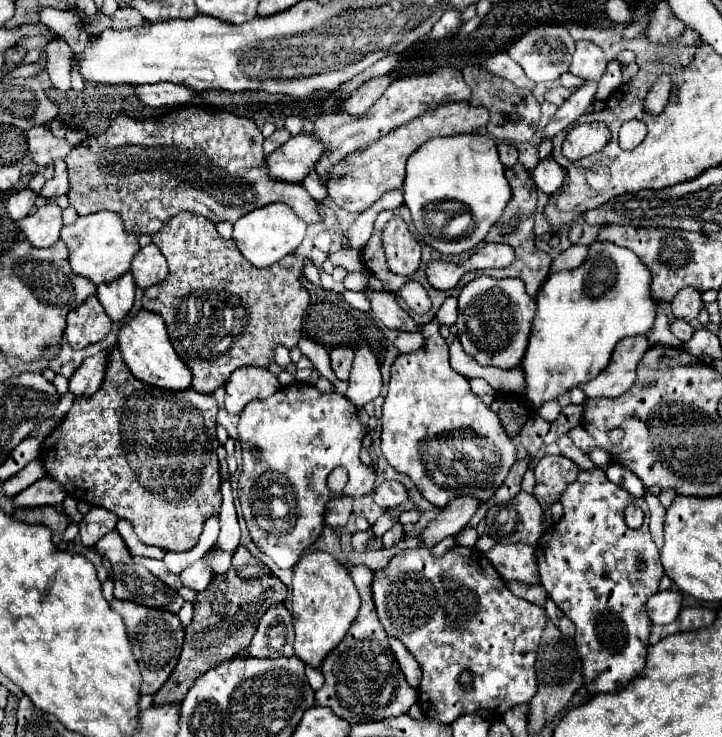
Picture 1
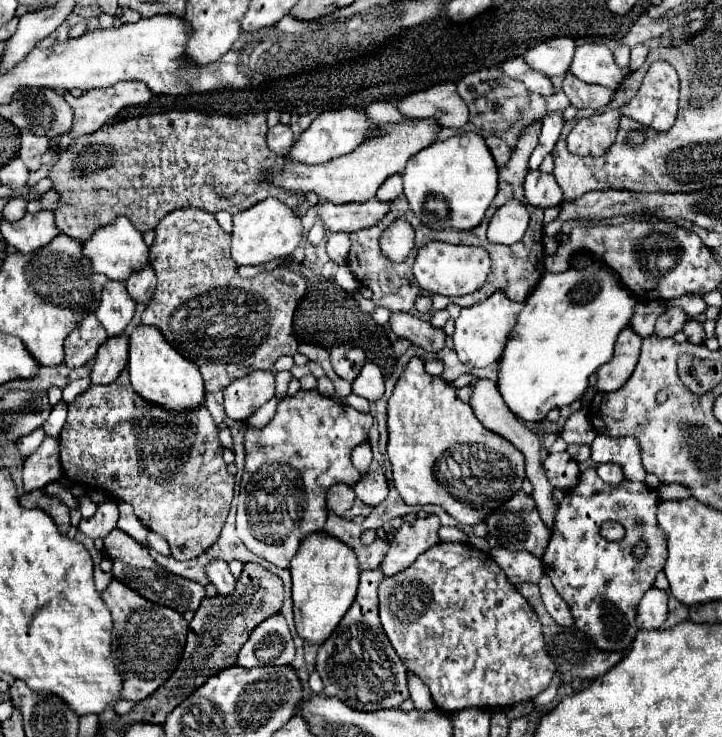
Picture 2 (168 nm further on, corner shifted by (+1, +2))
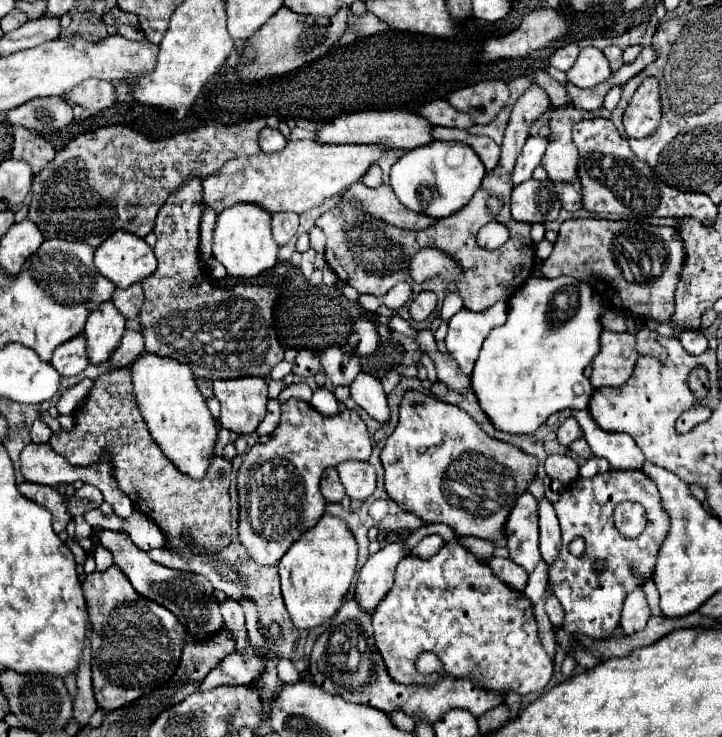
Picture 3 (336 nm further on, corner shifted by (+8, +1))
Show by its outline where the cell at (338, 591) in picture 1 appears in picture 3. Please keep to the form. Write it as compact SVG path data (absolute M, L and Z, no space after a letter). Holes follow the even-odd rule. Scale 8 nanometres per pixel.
M324 513L320 521L292 545L292 549L288 549L278 563L278 571L282 597L296 629L310 631L336 615L354 579L356 555L358 545L346 523L328 513Z

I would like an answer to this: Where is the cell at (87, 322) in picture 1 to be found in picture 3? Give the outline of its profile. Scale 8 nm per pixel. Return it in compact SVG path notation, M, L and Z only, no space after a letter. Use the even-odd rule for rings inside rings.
M74 337L72 341L56 347L50 363L64 377L82 373L88 367L88 347L84 345L84 337Z

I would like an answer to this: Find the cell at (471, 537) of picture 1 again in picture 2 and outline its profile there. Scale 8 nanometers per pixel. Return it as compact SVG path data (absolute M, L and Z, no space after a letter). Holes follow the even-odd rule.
M439 528L439 542L465 542L467 536L459 528Z

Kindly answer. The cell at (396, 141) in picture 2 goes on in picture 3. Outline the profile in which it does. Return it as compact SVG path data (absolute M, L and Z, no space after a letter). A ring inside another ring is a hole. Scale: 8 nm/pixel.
M314 139L288 141L280 153L258 153L228 161L216 175L202 181L204 203L216 213L234 203L256 203L270 213L304 213L362 181L368 169L390 151L384 145L320 145Z

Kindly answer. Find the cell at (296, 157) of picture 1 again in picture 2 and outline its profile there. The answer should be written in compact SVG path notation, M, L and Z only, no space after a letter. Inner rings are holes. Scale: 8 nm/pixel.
M343 108L337 112L323 112L317 120L313 120L313 124L301 134L299 142L295 142L291 146L291 152L287 154L287 158L291 160L303 160L305 164L323 164L335 156L343 156L351 150L355 150L363 140L369 140L371 136L381 134L379 124L371 122L367 118L367 112L363 108Z

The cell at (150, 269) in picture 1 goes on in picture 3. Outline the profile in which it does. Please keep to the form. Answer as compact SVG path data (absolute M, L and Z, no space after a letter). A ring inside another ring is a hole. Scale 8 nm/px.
M134 283L128 289L116 289L116 293L112 295L112 303L126 319L136 319L144 303L142 283Z

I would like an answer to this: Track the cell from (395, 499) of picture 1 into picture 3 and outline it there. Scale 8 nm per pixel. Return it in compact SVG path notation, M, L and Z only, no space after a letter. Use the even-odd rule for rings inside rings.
M346 461L338 465L340 481L352 501L366 501L376 489L376 471L370 463Z

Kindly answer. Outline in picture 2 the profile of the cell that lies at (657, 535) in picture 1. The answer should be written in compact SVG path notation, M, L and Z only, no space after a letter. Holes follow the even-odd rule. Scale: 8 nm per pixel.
M597 434L597 438L591 444L591 460L597 462L597 464L615 462L615 464L621 466L627 480L643 480L645 482L645 468L643 468L643 462L641 462L641 446L639 446L637 438L633 438L633 436L603 436L603 434Z

